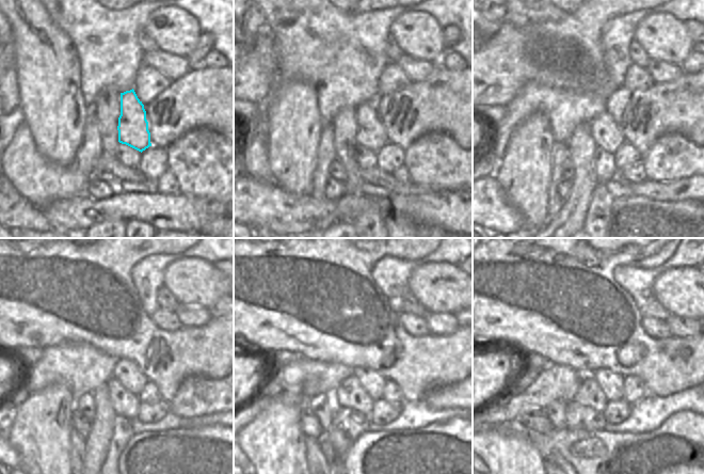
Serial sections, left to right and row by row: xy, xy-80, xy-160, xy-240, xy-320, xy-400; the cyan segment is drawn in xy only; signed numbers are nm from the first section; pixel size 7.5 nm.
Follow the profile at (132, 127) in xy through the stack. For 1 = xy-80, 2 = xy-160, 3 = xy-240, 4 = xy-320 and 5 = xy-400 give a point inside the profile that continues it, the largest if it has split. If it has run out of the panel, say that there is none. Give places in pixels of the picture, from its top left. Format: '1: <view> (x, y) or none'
1: xy-80 (370, 133)
2: xy-160 (605, 132)
3: xy-240 (126, 372)
4: xy-320 (371, 381)
5: xy-400 (612, 385)

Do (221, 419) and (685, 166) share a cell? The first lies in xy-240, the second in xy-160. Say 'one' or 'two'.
two

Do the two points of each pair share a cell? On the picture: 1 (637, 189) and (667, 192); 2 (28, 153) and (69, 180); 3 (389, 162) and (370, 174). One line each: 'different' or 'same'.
1: same
2: same
3: different

